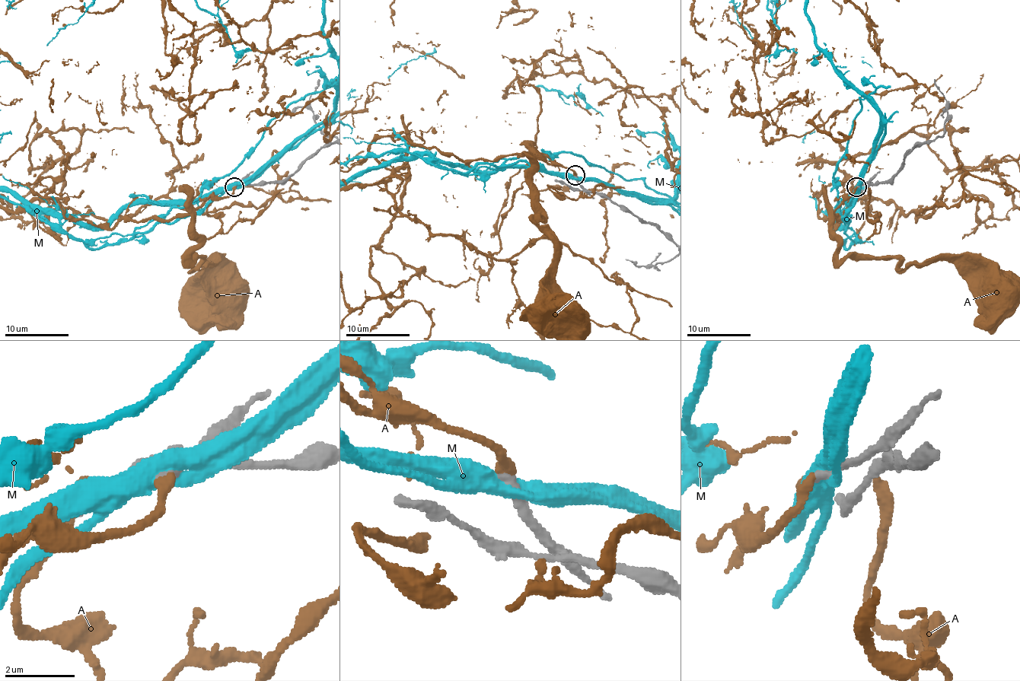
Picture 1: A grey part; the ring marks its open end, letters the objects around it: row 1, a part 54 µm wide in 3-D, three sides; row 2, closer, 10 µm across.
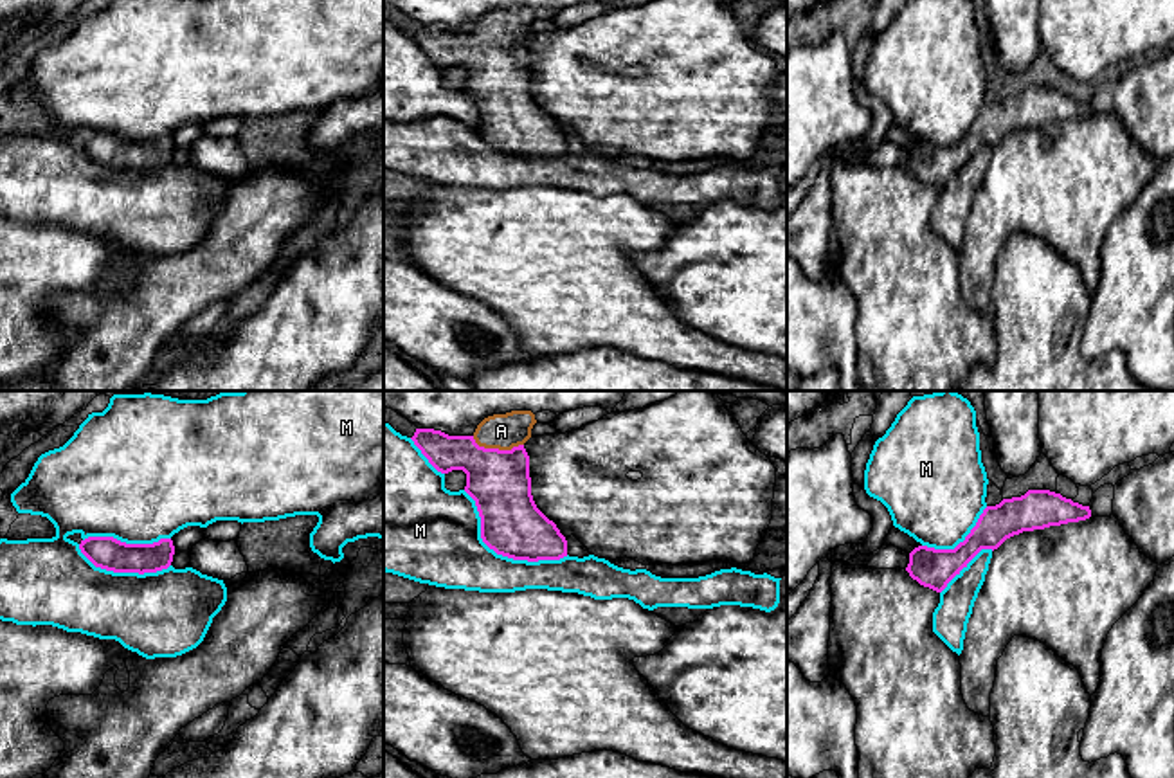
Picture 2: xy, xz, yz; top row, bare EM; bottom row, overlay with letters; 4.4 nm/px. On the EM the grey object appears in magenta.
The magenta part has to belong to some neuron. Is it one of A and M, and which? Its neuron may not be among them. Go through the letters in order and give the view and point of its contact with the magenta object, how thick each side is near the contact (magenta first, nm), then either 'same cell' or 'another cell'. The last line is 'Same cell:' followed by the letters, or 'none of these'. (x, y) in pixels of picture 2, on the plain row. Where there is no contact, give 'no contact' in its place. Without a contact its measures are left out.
A: meets magenta in xz at (497, 45); 280 nm thick on the magenta side, 160 nm on the other; same cell
M: meets magenta in xz at (501, 150); 280 nm thick on the magenta side, 340 nm on the other; another cell
Same cell: A

